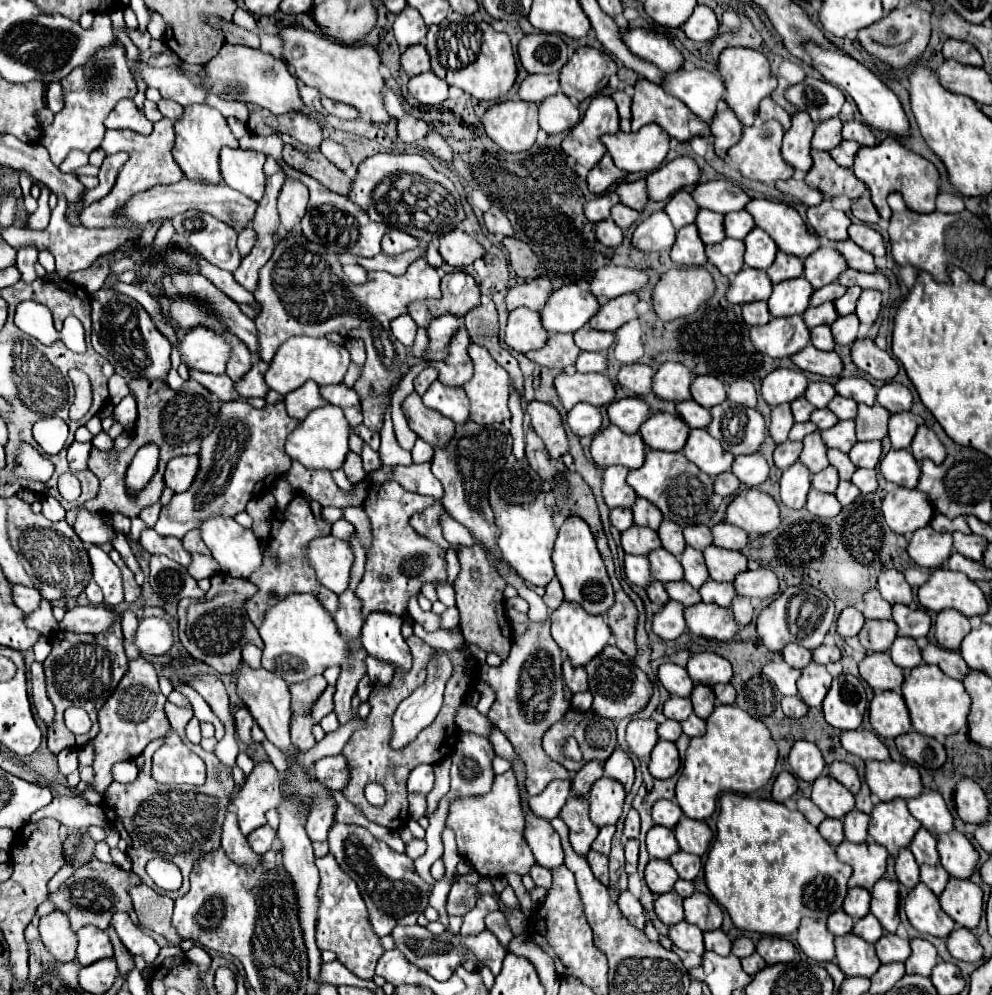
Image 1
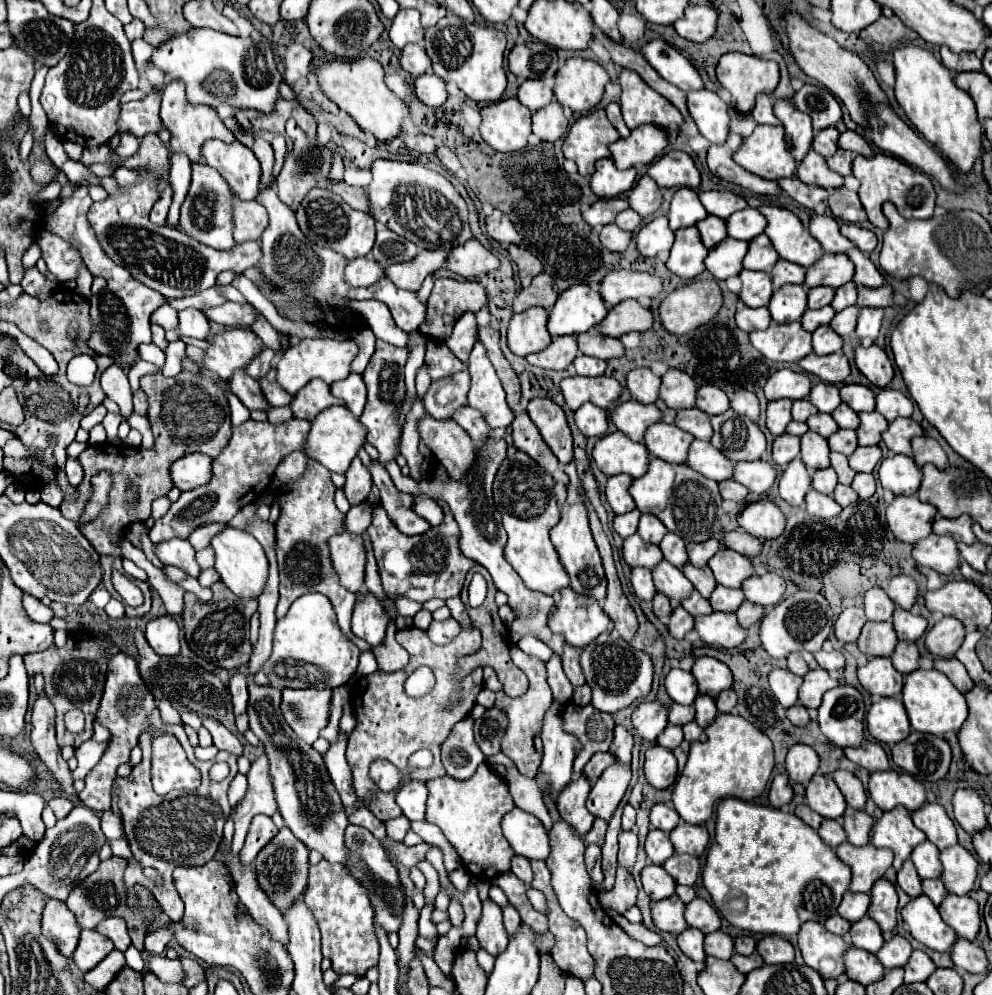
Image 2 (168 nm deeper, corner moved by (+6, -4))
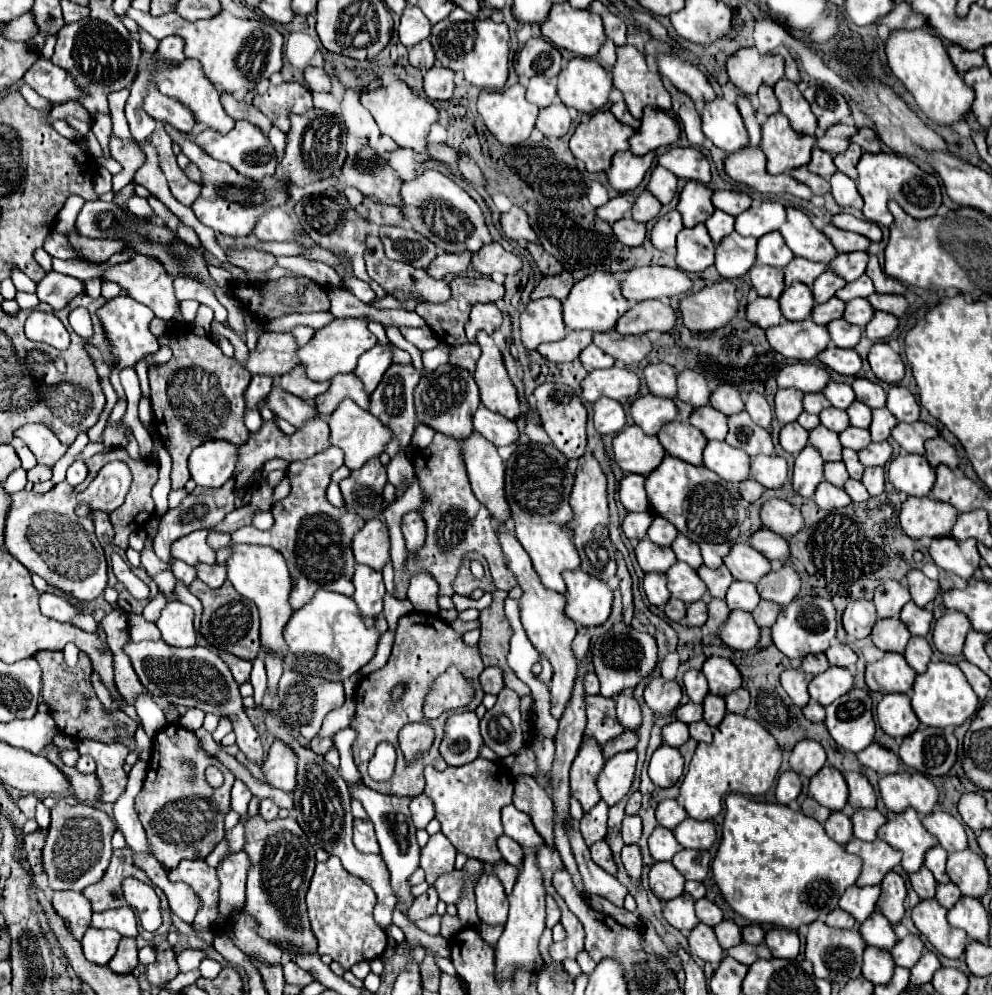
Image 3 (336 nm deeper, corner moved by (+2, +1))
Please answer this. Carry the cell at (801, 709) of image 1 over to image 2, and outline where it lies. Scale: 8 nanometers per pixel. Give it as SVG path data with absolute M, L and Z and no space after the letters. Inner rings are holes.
M795 704L795 706L791 706L791 708L787 708L787 718L795 724L795 726L805 726L805 724L809 724L809 712L807 712L807 708L803 706L803 704Z

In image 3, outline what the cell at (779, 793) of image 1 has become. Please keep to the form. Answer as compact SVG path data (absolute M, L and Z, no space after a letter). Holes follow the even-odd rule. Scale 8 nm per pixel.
M785 771L779 775L777 779L777 787L775 787L775 797L781 805L787 805L789 801L797 799L801 793L801 777L795 771Z

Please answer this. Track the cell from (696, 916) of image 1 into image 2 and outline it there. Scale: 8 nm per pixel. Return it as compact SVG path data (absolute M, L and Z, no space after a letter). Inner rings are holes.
M695 898L687 904L685 920L689 926L699 928L703 934L715 932L721 926L721 918L719 918L717 910L711 904L707 904L703 898Z

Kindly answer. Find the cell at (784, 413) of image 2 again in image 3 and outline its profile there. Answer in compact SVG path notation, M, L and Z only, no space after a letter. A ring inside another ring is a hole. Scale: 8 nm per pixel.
M779 389L775 395L775 415L779 419L779 423L793 423L799 413L803 411L801 405L801 397L803 393L797 389Z

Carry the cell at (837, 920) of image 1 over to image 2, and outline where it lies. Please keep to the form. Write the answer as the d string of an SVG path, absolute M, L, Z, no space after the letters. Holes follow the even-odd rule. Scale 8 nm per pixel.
M835 914L835 916L831 916L831 918L825 922L825 928L827 928L829 932L833 932L833 934L845 936L845 934L849 932L849 928L851 928L851 922L845 920L845 918L841 918L839 914Z

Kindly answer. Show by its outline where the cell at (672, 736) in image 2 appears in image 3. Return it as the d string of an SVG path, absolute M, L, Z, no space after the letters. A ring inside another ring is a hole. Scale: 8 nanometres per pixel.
M673 721L663 727L663 743L667 743L669 747L681 747L687 739L689 739L689 731L685 723Z

